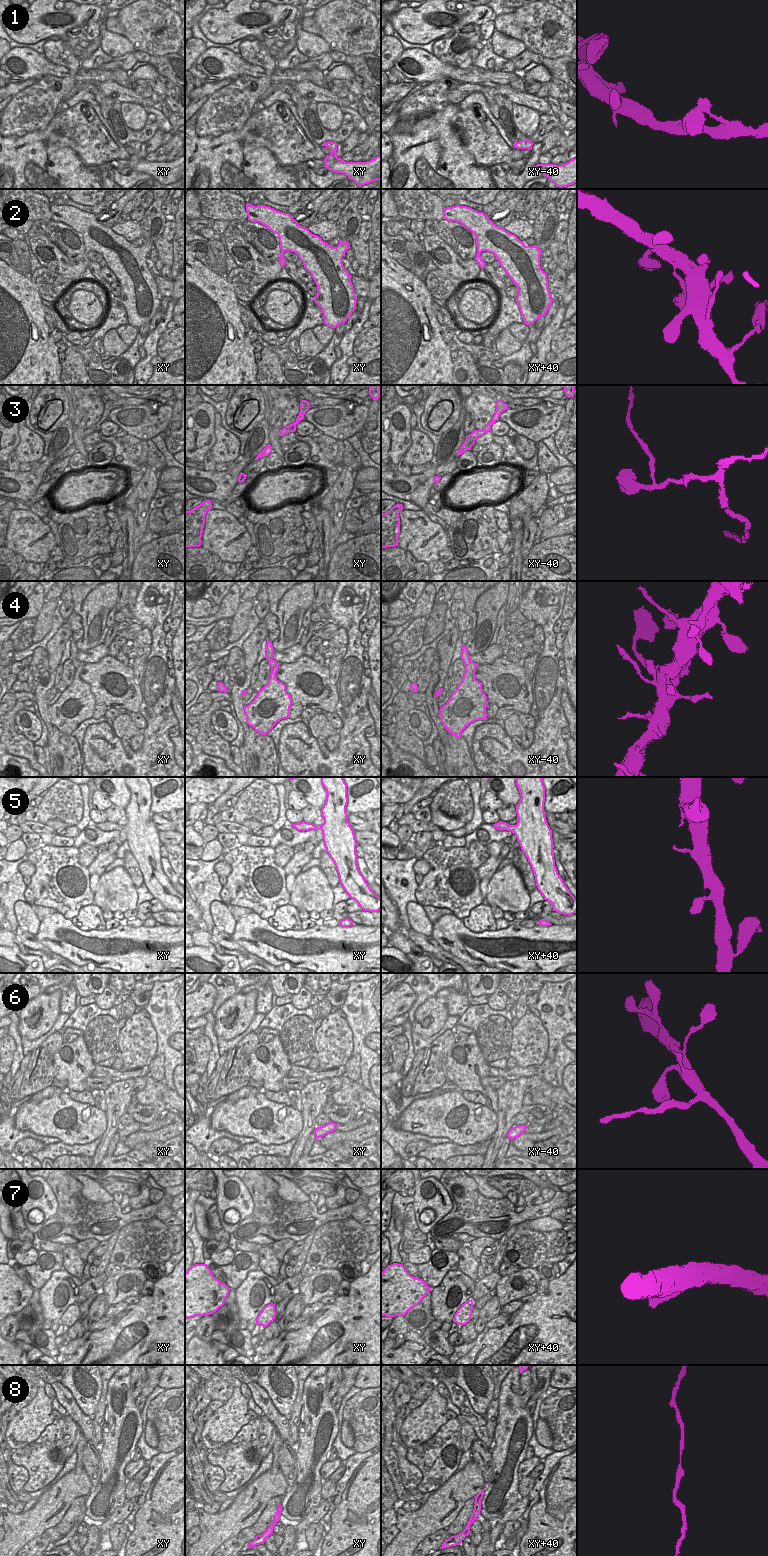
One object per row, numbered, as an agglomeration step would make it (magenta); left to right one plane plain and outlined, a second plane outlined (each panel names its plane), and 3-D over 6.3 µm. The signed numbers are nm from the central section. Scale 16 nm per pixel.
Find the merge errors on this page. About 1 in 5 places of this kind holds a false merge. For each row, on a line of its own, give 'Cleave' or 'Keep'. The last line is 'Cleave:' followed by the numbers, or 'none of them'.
1: Keep
2: Keep
3: Cleave
4: Keep
5: Keep
6: Cleave
7: Keep
8: Keep
Cleave: 3, 6

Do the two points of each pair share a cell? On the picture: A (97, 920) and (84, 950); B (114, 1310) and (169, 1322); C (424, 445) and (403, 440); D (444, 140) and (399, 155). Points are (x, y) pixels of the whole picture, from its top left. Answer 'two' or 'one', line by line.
A: two
B: two
C: two
D: one

